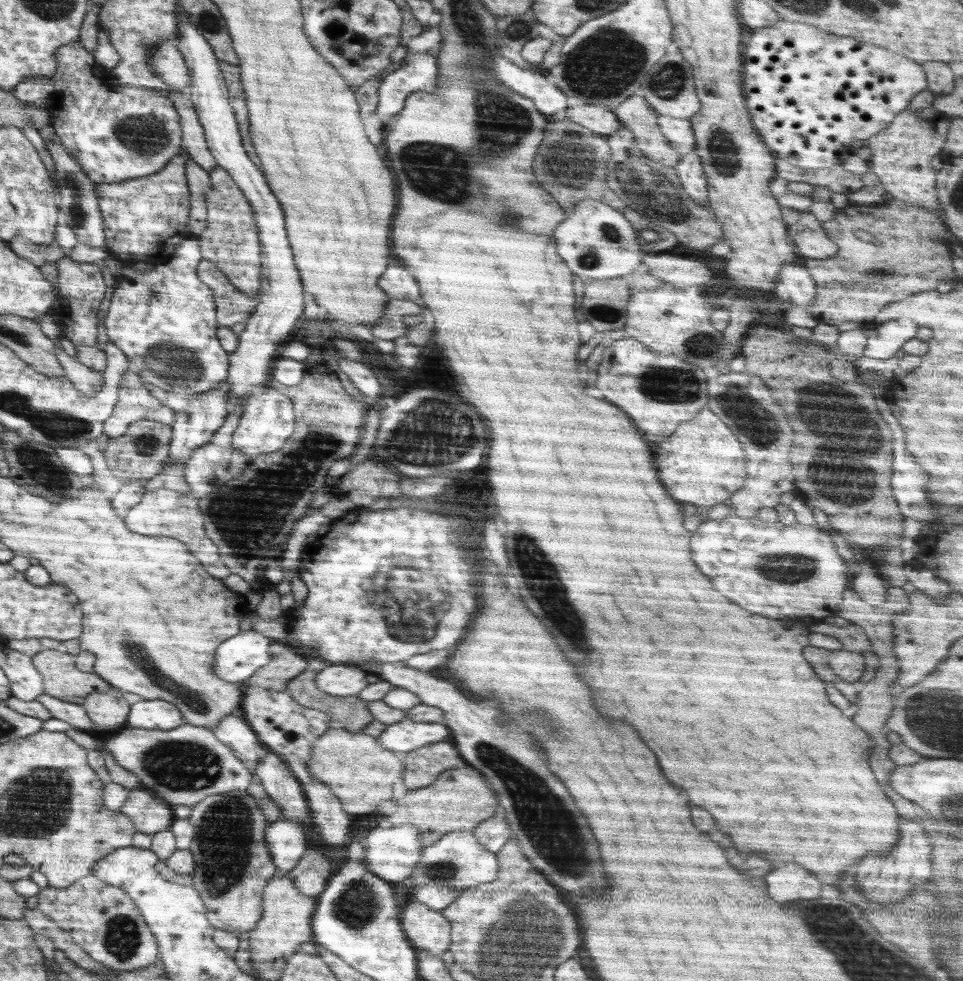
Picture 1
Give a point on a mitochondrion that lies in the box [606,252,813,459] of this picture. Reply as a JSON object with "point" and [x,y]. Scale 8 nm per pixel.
{"point":[754,420]}

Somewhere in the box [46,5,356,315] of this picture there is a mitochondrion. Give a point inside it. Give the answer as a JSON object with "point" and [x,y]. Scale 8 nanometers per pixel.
{"point":[146,136]}

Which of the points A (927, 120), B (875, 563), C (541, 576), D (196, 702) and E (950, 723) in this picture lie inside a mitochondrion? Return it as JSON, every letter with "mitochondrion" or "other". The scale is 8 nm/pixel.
{"A":"other","B":"other","C":"mitochondrion","D":"mitochondrion","E":"mitochondrion"}

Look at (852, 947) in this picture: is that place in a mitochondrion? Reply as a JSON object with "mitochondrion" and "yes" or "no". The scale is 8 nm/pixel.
{"mitochondrion":"yes"}

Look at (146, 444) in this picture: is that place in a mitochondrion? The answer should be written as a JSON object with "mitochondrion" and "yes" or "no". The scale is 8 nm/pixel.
{"mitochondrion":"yes"}

